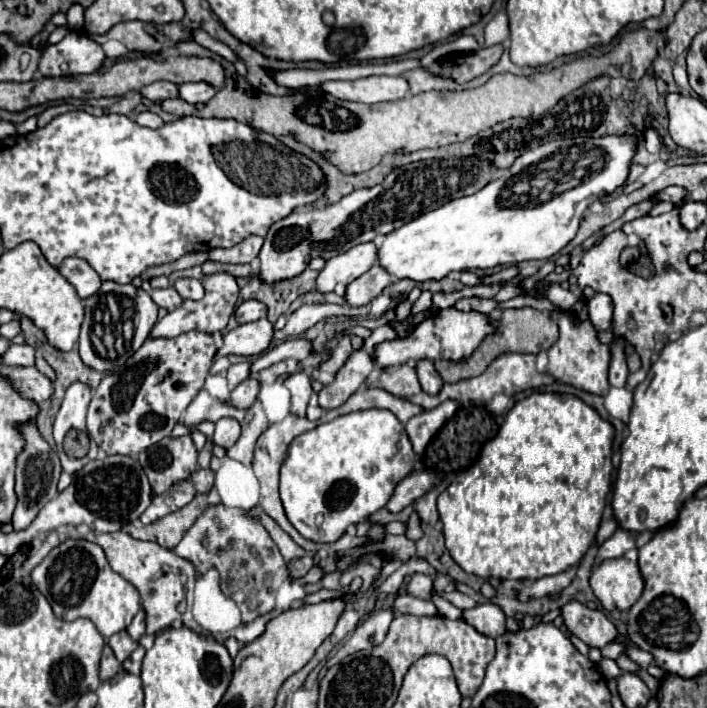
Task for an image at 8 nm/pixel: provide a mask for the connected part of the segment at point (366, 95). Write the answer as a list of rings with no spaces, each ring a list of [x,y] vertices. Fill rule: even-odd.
[[[367,76],[353,82],[343,80],[323,82],[321,90],[339,100],[379,104],[387,100],[405,98],[409,94],[409,82],[403,76]]]

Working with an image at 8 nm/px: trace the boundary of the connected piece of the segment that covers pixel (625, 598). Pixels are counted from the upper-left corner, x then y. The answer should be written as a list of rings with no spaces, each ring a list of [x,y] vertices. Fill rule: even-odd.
[[[627,558],[603,560],[589,576],[589,586],[605,610],[629,610],[641,596],[643,578]]]

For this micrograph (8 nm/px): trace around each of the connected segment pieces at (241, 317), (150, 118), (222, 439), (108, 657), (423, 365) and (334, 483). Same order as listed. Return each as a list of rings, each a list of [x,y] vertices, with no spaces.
[[[245,300],[237,306],[235,310],[235,320],[237,324],[245,324],[245,322],[255,322],[259,318],[265,318],[267,310],[263,302],[253,302],[253,300]]]
[[[141,112],[141,114],[137,116],[137,122],[139,122],[141,126],[147,126],[147,128],[159,128],[159,126],[163,124],[163,120],[161,120],[157,114],[153,114],[153,112]]]
[[[221,418],[215,424],[215,434],[213,434],[213,442],[223,446],[225,450],[229,450],[241,436],[241,426],[235,418]]]
[[[105,644],[105,648],[103,648],[103,656],[101,656],[101,672],[99,672],[101,680],[105,680],[105,678],[113,678],[113,674],[117,674],[119,666],[121,666],[121,662],[115,658],[113,650]]]
[[[419,360],[417,362],[417,376],[419,376],[419,384],[421,384],[423,392],[427,392],[427,394],[435,396],[443,386],[443,380],[441,380],[441,376],[435,370],[431,360]]]
[[[383,408],[357,410],[337,416],[331,422],[319,424],[313,430],[303,432],[289,444],[287,458],[281,466],[281,502],[289,522],[301,536],[313,542],[335,542],[343,536],[349,524],[367,520],[373,512],[383,508],[391,498],[395,486],[413,472],[415,452],[405,432],[405,426],[397,416]]]

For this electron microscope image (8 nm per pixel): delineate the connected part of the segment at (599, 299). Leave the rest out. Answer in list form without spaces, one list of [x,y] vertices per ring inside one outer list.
[[[595,294],[587,302],[589,320],[597,326],[597,330],[609,330],[611,318],[613,318],[613,302],[607,294]]]

